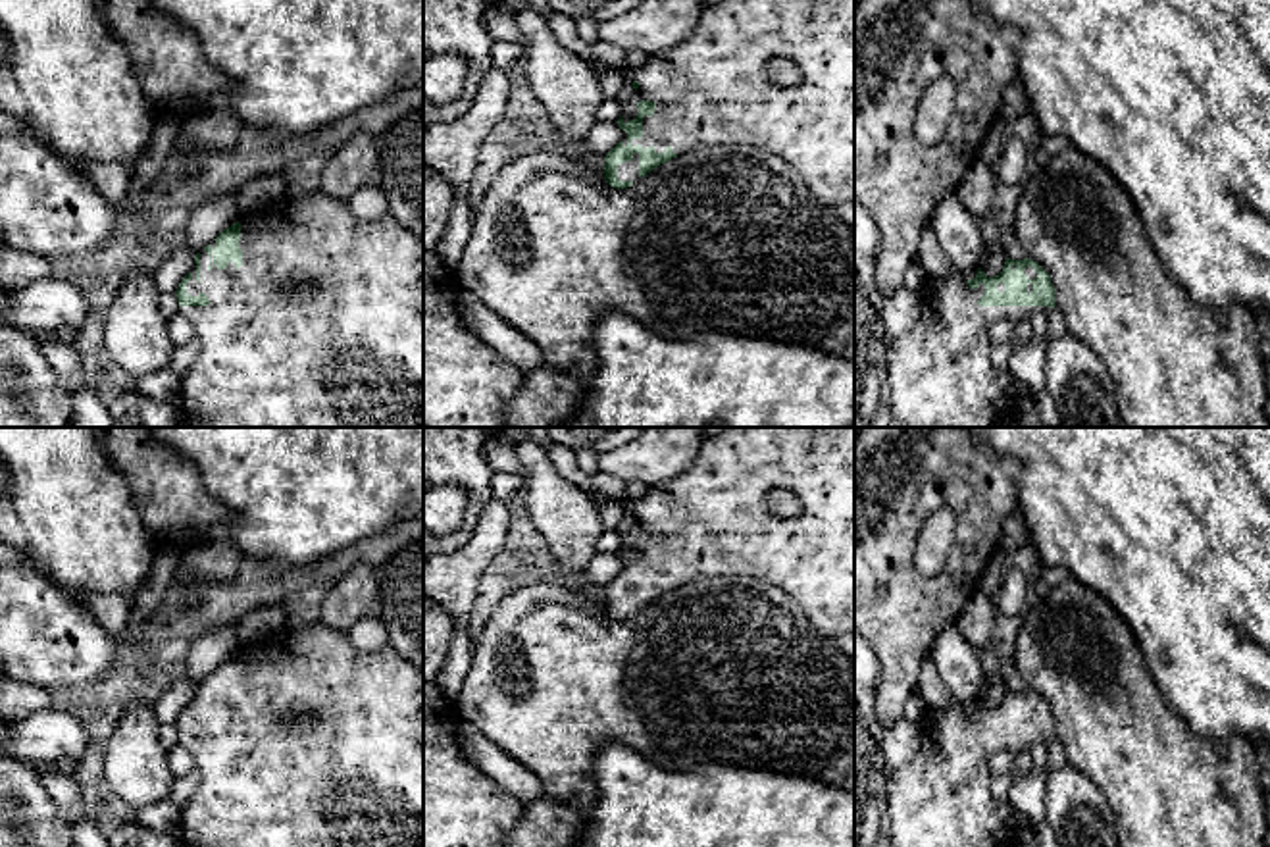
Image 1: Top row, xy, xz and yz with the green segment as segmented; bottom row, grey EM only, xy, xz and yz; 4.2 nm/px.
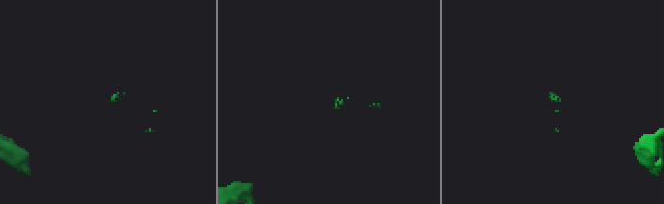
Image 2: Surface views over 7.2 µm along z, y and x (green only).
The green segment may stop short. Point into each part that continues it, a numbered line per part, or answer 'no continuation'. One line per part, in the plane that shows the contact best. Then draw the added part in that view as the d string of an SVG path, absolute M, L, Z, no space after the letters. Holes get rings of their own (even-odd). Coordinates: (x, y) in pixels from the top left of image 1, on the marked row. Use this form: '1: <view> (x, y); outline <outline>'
1: xz (712, 89); outline M722 0L704 6L683 44L648 56L637 69L627 69L616 100L623 123L637 117L641 100L656 104L654 114L643 117L643 137L633 139L633 146L652 146L658 154L670 146L677 156L718 144L762 148L785 160L820 202L854 202L854 0ZM775 56L799 64L799 85L775 87L768 81L766 64Z

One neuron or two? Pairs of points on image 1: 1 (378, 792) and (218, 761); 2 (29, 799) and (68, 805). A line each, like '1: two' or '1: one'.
1: one
2: two

